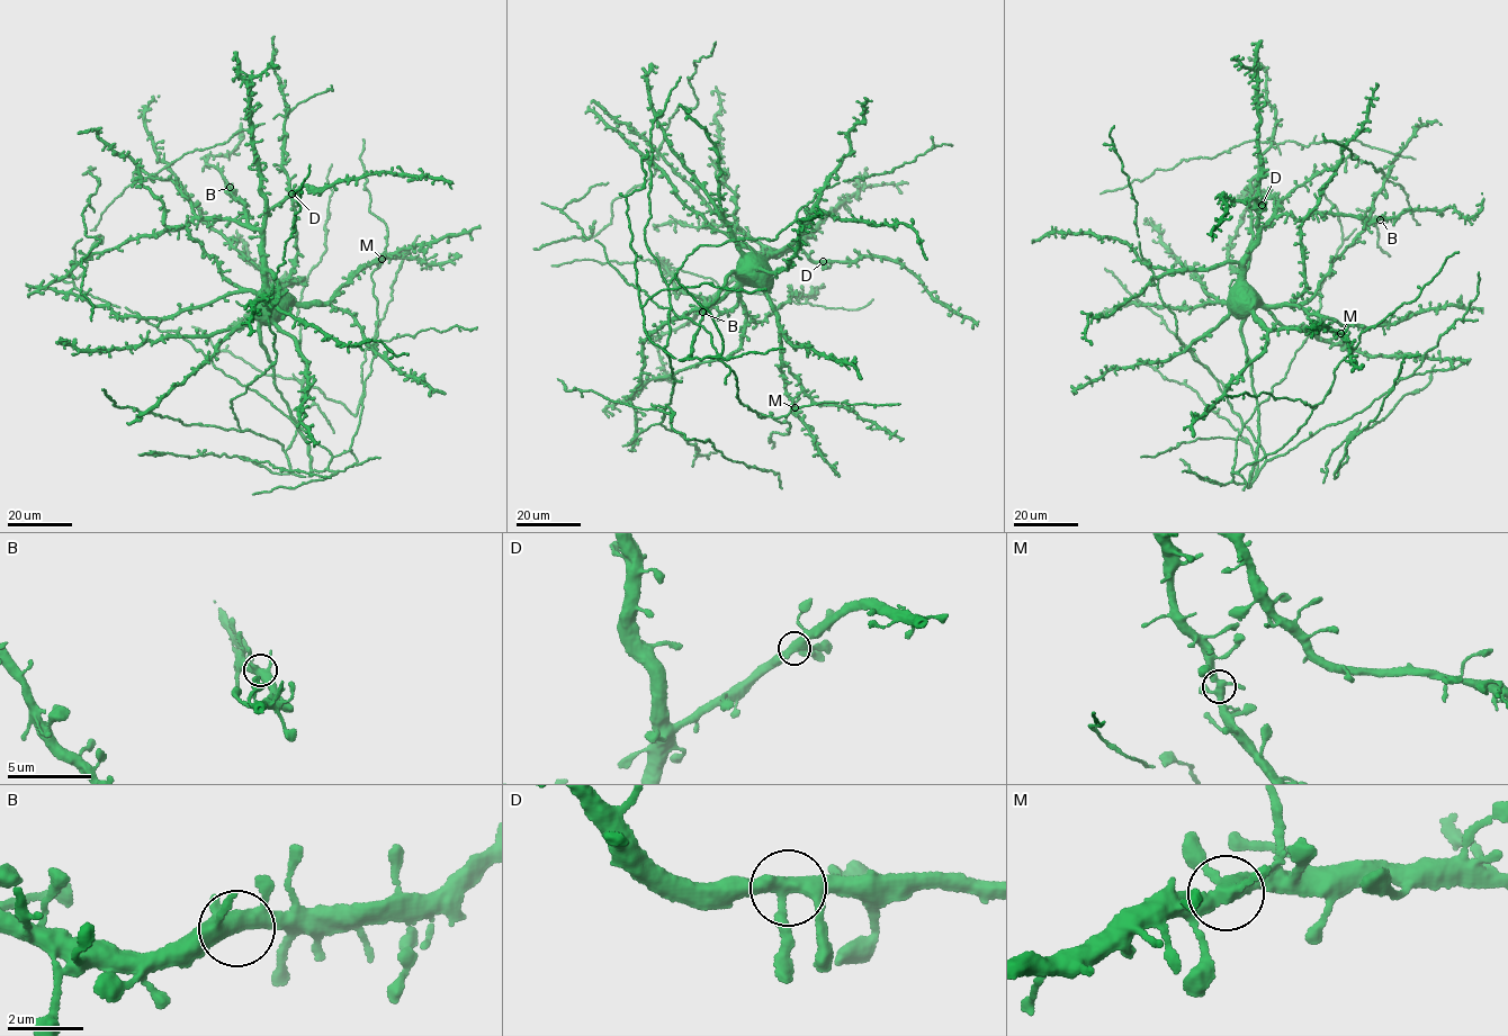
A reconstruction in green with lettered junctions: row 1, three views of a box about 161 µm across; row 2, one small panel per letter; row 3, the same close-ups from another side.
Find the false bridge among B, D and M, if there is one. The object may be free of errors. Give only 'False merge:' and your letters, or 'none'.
False merge: none

